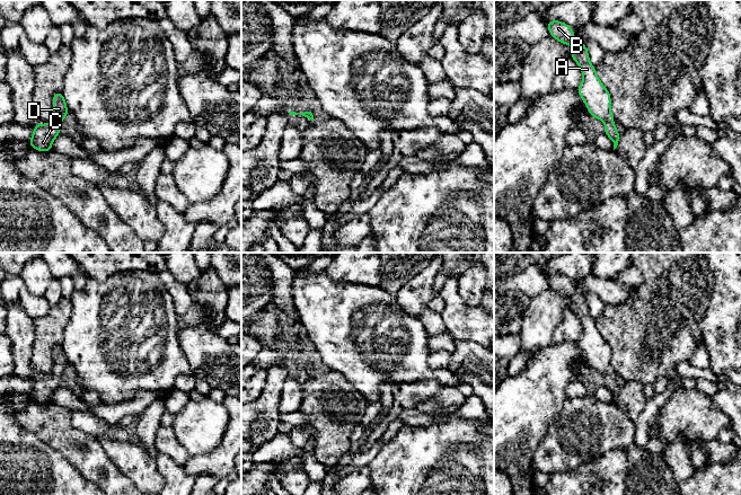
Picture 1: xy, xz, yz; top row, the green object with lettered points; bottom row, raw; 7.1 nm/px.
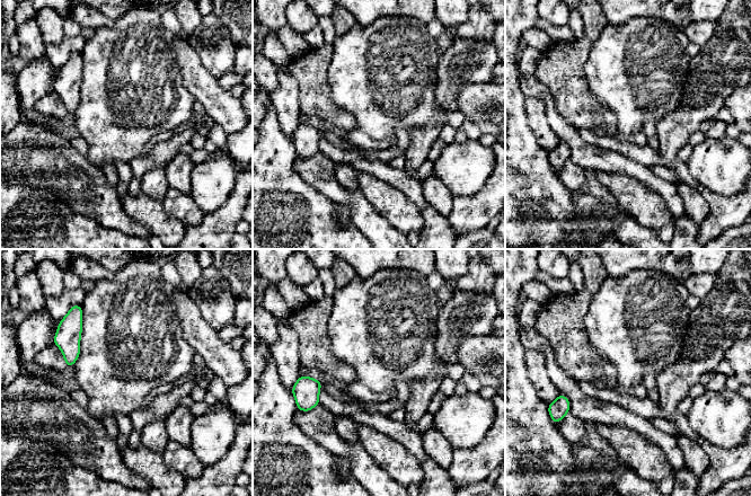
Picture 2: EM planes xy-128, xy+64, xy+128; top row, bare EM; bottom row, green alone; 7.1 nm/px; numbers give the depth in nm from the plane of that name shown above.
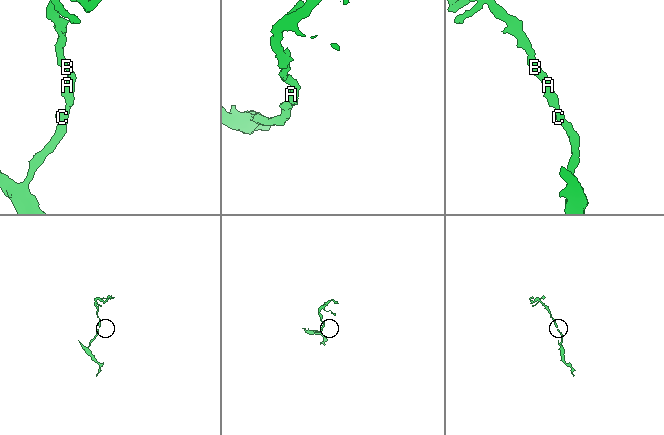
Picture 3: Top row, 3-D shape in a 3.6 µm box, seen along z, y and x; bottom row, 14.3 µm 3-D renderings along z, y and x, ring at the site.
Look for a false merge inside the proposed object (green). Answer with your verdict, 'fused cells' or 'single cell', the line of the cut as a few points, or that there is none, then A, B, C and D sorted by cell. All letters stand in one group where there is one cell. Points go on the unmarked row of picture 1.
single cell; no cut; A B C D

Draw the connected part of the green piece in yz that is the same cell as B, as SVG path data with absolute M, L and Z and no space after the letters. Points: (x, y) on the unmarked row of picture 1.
M546 274L550 288L563 297L572 298L572 311L581 319L583 334L577 345L582 350L590 368L606 375L605 387L607 387L614 396L614 403L618 398L620 387L612 377L615 373L610 363L610 346L597 329L596 320L589 313L586 298L583 298L574 291L572 280L558 274Z

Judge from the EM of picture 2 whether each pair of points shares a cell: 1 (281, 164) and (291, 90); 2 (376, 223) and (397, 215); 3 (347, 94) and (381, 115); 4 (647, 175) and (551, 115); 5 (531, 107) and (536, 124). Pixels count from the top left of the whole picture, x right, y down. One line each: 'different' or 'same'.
1: different
2: different
3: same
4: same
5: same

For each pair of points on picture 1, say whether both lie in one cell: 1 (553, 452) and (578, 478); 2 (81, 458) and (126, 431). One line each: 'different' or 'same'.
1: different
2: different

